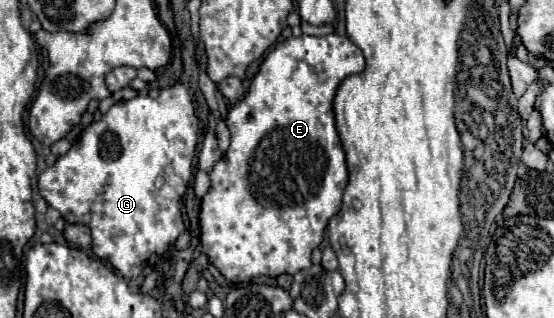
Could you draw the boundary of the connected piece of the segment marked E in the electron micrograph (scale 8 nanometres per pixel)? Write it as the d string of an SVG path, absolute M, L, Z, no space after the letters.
M291 36L265 56L247 96L229 110L225 122L231 132L231 144L209 174L211 186L201 198L199 210L199 238L203 254L231 284L249 284L257 276L295 274L311 266L311 252L323 242L325 226L341 208L341 196L347 186L345 152L333 118L333 96L345 76L363 68L363 52L345 36Z

